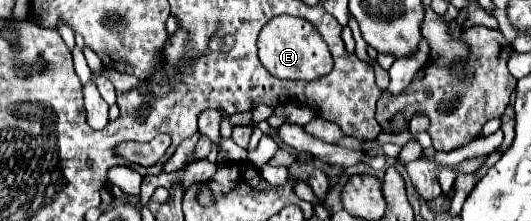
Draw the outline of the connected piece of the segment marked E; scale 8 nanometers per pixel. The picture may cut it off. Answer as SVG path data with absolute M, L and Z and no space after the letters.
M275 16L271 18L257 40L259 46L259 60L275 78L285 80L317 80L333 70L331 52L321 40L321 34L313 24L301 20L297 16Z

